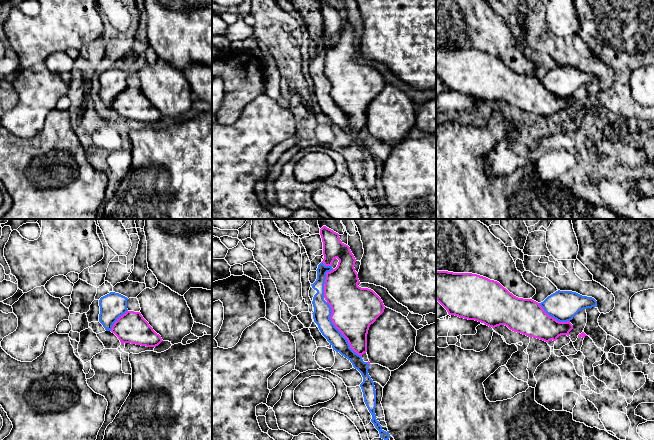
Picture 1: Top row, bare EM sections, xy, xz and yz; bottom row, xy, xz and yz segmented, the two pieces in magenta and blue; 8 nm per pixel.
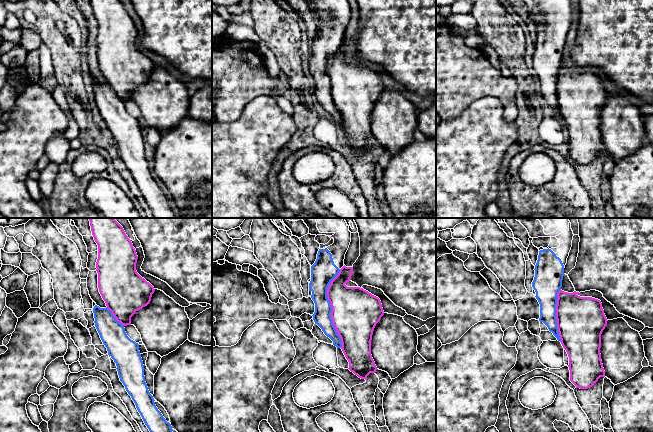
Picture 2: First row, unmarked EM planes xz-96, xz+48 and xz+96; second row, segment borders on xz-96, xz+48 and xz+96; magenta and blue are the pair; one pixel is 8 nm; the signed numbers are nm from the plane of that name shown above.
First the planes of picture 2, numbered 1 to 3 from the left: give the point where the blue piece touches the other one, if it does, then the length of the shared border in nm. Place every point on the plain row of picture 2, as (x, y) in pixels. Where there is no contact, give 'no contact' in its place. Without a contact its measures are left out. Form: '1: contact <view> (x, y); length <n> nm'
1: contact xz-96 (114, 92); length 220 nm
2: contact xz+48 (332, 84); length 650 nm
3: contact xz+96 (556, 91); length 440 nm

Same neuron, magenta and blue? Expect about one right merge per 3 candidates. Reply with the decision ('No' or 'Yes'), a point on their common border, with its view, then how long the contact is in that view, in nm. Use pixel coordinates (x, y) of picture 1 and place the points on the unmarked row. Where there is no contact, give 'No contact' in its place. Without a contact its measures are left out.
No. Touches magenta at xz (338, 105). Shared border 550 nm

